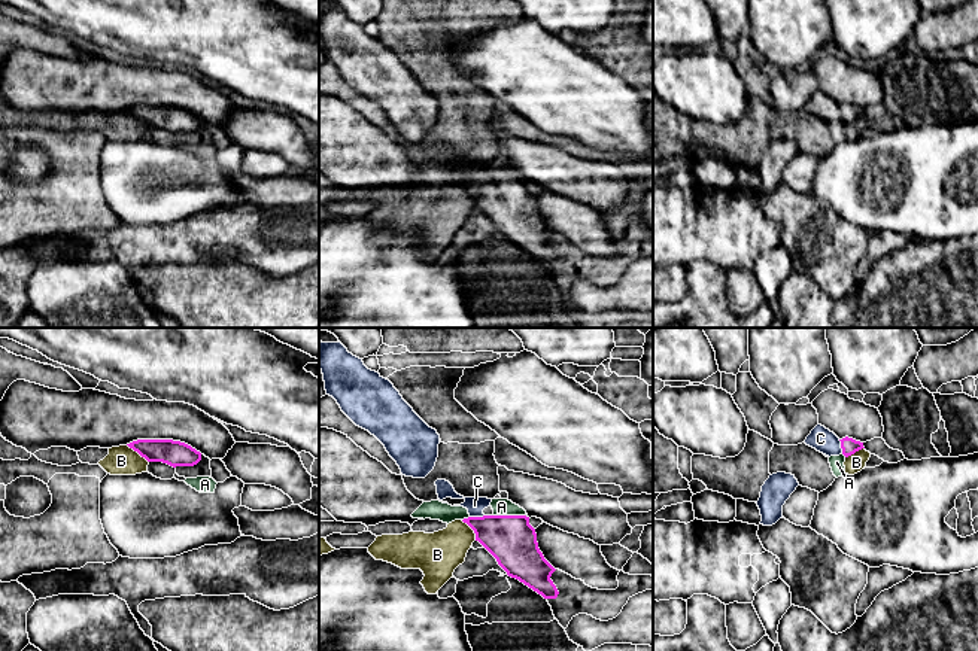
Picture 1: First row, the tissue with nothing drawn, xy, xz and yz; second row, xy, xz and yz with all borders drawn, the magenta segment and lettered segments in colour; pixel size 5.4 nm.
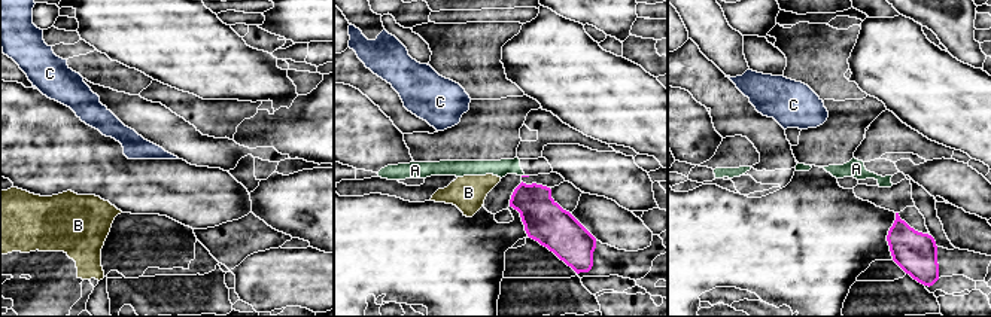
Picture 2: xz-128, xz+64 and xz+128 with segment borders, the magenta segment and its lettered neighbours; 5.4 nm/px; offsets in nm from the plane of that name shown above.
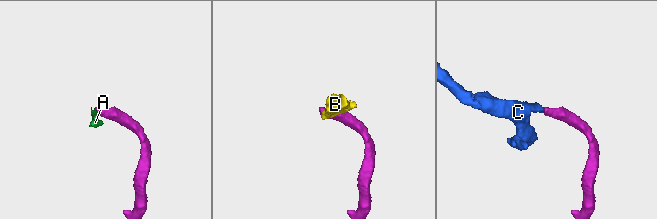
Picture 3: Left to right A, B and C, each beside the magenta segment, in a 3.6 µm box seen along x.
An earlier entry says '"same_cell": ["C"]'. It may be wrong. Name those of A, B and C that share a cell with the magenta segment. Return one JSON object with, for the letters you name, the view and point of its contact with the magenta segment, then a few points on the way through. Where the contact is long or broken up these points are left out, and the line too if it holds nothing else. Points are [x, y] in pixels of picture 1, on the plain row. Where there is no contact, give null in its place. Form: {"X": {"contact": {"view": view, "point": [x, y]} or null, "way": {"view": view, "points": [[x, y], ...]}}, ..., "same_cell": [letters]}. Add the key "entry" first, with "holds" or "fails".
{"entry": "holds", "C": {"contact": {"view": "xz", "point": [476, 183]}, "way": {"view": "xz", "points": [[510, 206], [492, 198], [476, 183], [474, 172]]}}, "same_cell": ["C"]}

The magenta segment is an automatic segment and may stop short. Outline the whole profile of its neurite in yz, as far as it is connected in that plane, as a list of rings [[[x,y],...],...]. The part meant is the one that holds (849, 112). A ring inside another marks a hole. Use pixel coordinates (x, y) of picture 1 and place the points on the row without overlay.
[[[817,91],[811,97],[811,100],[805,106],[805,110],[829,124],[839,122],[839,121],[844,121],[845,124],[848,124],[856,118],[865,115],[863,109],[848,103],[839,106],[833,98],[830,98],[821,91]]]

